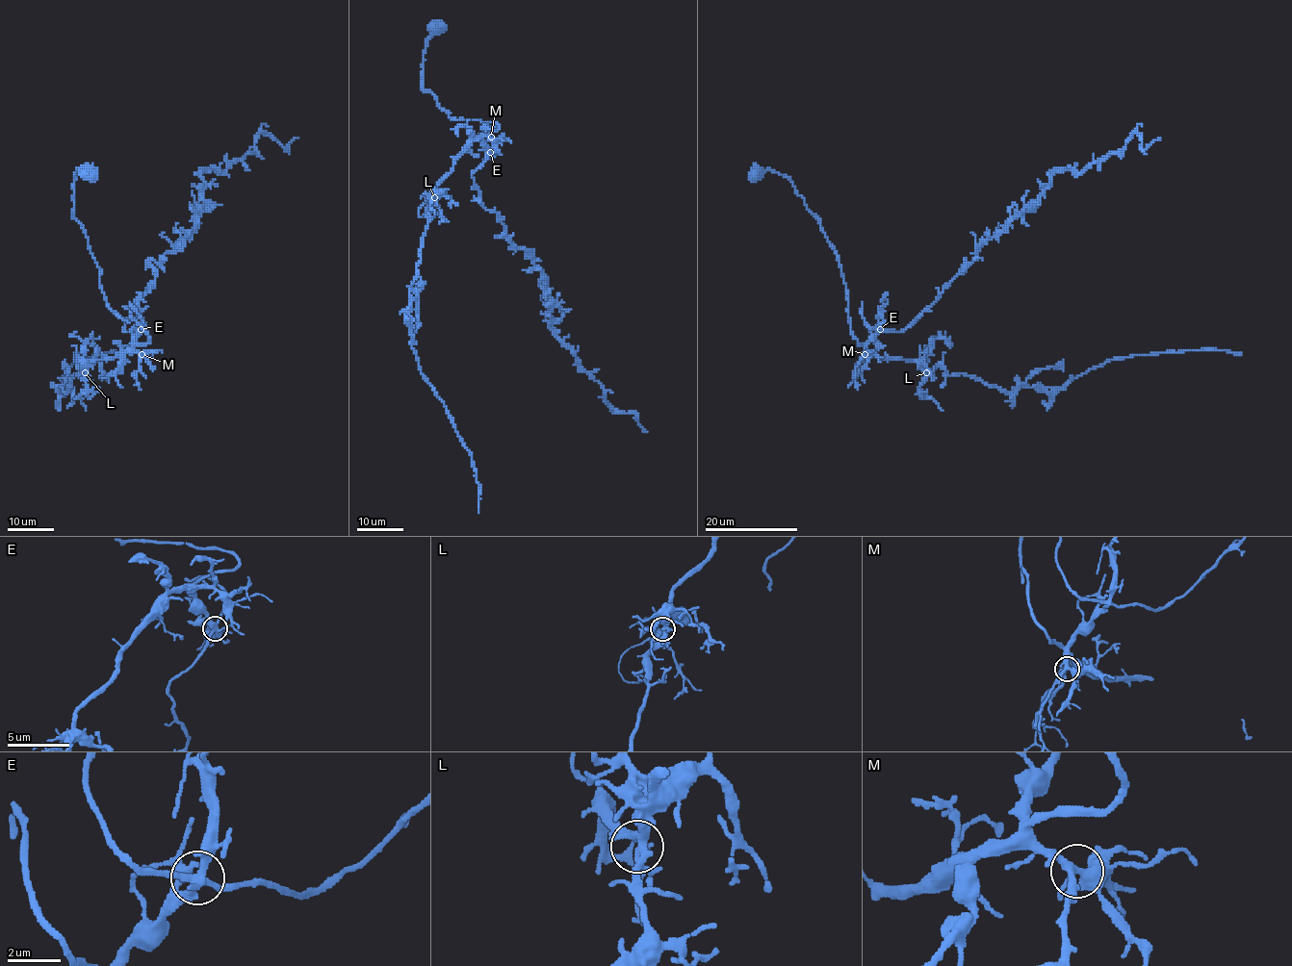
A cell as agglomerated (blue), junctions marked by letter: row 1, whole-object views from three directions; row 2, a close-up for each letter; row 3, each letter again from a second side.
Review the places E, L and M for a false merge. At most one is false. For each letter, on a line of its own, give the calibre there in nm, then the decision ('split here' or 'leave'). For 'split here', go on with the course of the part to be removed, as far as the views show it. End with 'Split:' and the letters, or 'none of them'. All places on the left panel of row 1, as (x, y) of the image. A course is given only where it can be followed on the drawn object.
E: 320 nm | split here | (141, 329), (124, 331), (131, 305), (196, 227), (202, 173), (261, 133), (297, 137)
L: 320 nm | leave
M: 320 nm | leave
Split: E

